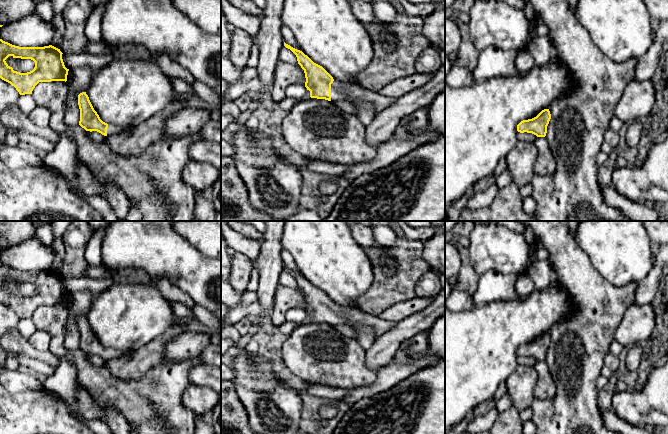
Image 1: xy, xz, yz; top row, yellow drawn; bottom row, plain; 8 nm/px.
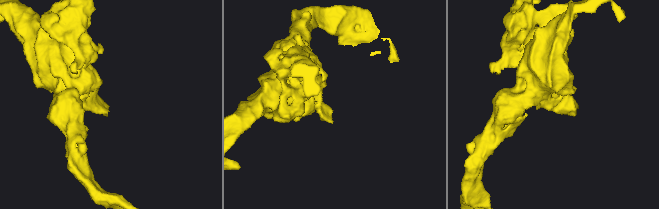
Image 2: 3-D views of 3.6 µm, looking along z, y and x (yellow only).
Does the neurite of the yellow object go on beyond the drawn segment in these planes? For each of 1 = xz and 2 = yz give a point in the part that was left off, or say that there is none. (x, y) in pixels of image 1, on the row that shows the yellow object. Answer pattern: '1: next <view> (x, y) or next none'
1: next xz (342, 96)
2: next none

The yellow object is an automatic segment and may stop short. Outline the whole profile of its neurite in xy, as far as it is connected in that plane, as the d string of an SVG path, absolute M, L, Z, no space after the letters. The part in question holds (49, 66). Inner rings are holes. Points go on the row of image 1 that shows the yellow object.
M0 39L0 78L16 88L20 95L32 94L33 89L39 82L67 81L69 69L64 65L60 49L49 45L44 47L19 47ZM13 58L31 59L35 62L35 67L27 73L14 71L6 63L6 59Z

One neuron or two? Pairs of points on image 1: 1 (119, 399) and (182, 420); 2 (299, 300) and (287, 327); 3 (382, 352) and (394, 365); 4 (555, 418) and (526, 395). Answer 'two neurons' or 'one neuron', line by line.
1: one neuron
2: two neurons
3: two neurons
4: two neurons

